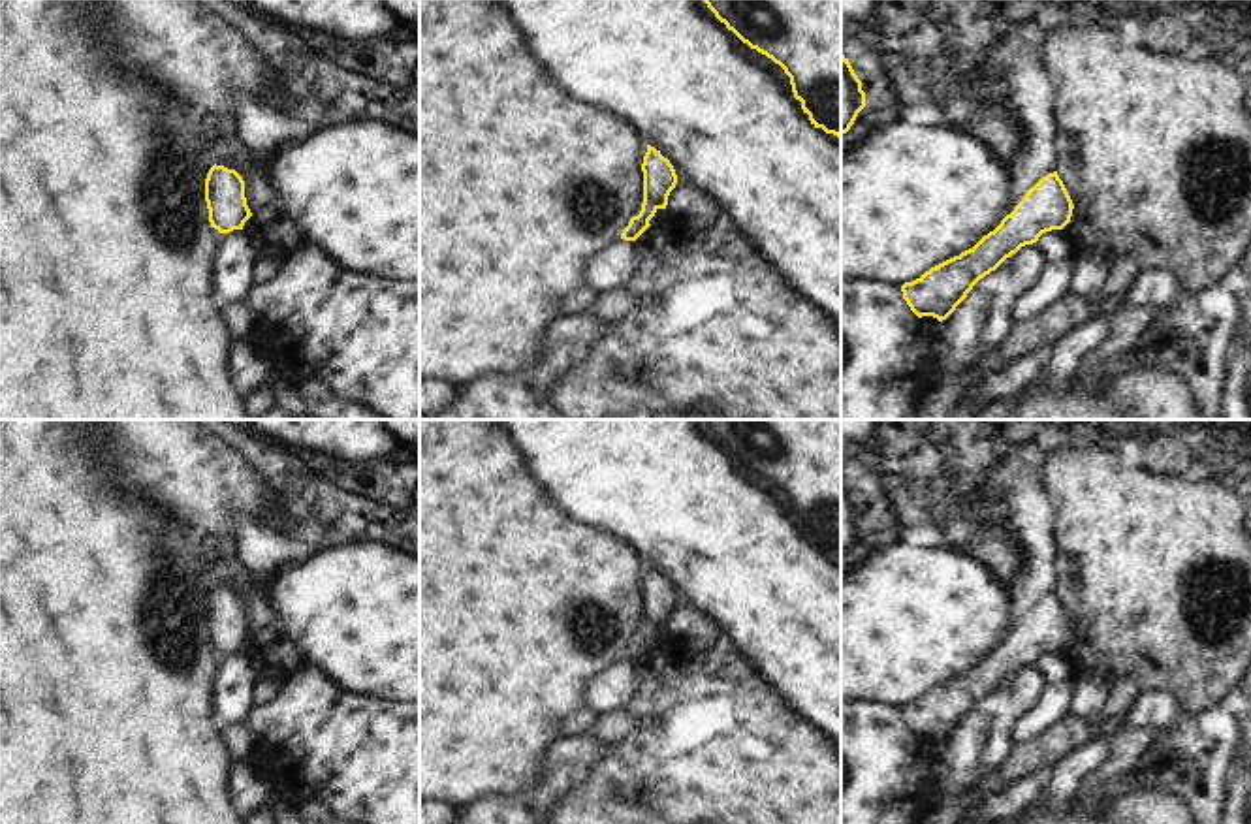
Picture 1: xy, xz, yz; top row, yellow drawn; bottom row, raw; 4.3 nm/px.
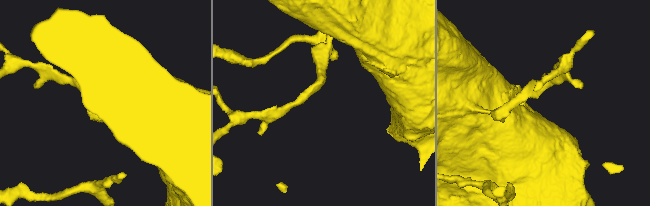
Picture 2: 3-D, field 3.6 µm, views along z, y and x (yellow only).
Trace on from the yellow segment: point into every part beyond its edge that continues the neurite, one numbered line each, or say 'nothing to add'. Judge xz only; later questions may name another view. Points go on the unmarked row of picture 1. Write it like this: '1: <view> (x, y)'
nothing to add

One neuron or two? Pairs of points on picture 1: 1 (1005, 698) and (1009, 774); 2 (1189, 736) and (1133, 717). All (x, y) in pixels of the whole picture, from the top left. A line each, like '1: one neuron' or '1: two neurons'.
1: two neurons
2: two neurons

